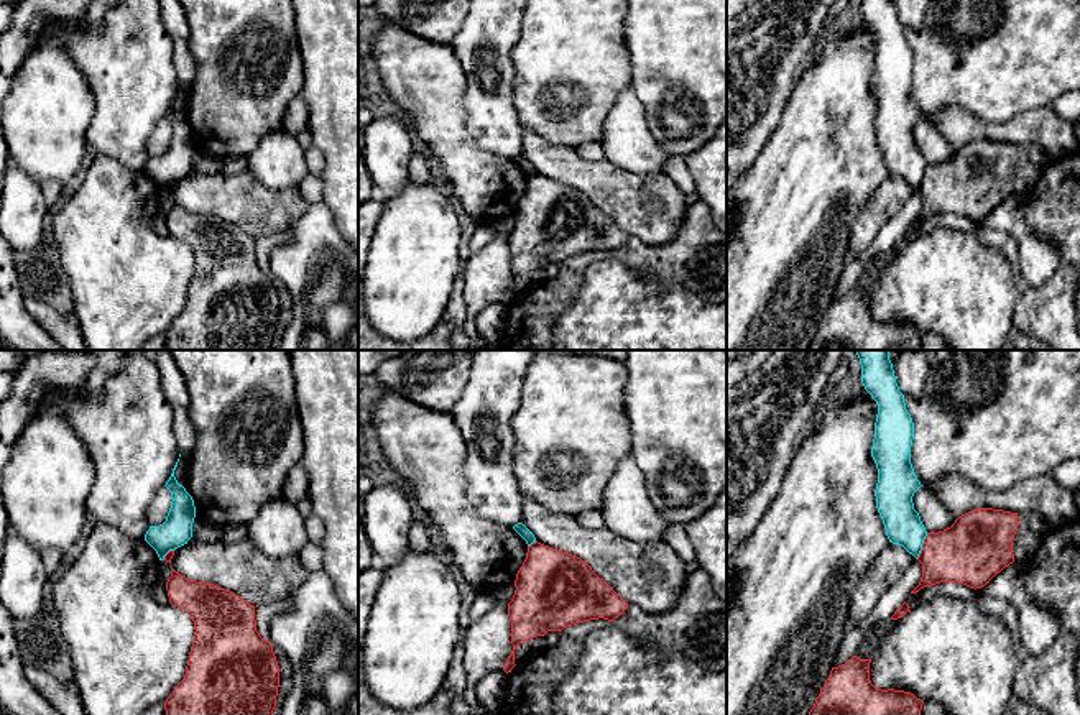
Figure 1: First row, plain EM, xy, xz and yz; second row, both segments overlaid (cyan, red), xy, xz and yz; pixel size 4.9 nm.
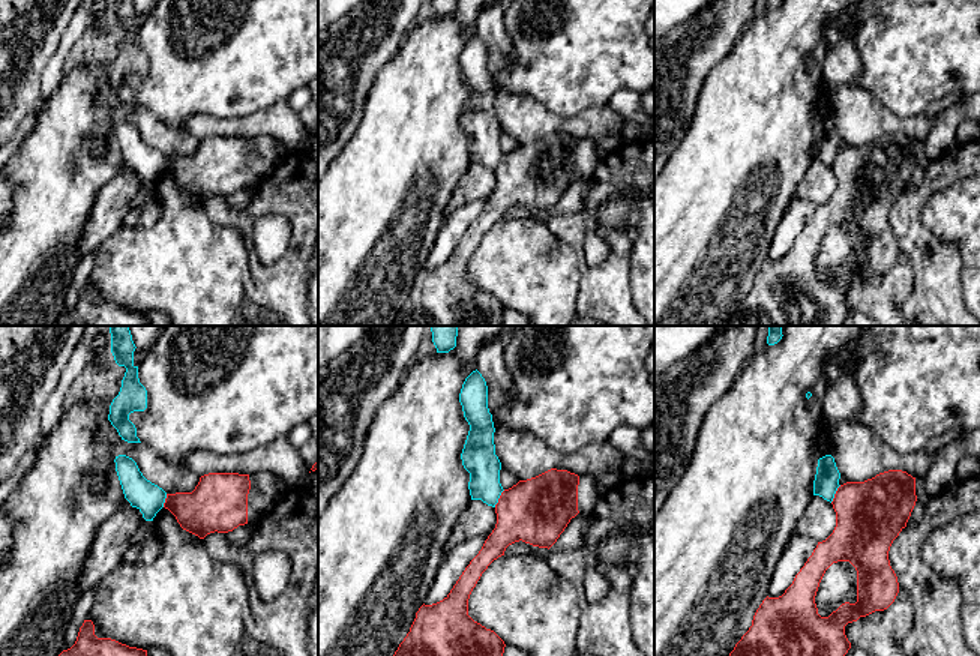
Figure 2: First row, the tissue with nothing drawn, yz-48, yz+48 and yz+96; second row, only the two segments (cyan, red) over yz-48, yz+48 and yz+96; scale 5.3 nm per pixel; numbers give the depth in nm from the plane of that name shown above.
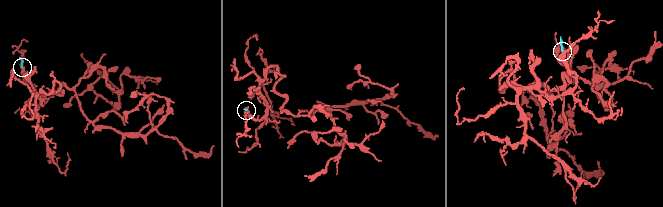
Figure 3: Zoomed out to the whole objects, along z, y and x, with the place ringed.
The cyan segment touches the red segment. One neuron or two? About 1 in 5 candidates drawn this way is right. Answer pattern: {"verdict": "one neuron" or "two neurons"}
{"verdict": "two neurons"}

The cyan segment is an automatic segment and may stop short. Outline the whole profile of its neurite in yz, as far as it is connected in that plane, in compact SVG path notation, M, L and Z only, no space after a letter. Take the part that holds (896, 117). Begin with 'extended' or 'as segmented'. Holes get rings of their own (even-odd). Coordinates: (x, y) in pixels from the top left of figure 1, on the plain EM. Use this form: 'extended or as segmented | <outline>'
as segmented | M861 0L861 15L878 36L871 79L878 100L876 140L889 174L917 191L927 163L912 135L922 118L911 95L914 54L893 0Z

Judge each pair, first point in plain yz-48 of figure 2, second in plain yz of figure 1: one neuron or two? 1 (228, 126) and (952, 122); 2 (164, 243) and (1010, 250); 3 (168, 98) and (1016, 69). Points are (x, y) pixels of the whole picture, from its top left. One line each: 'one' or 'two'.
1: one
2: two
3: one

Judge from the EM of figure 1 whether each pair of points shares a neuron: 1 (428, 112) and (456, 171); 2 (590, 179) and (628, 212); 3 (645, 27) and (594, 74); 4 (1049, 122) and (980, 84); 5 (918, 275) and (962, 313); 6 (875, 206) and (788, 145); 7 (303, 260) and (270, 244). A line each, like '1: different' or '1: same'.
1: same
2: same
3: different
4: different
5: same
6: different
7: different

